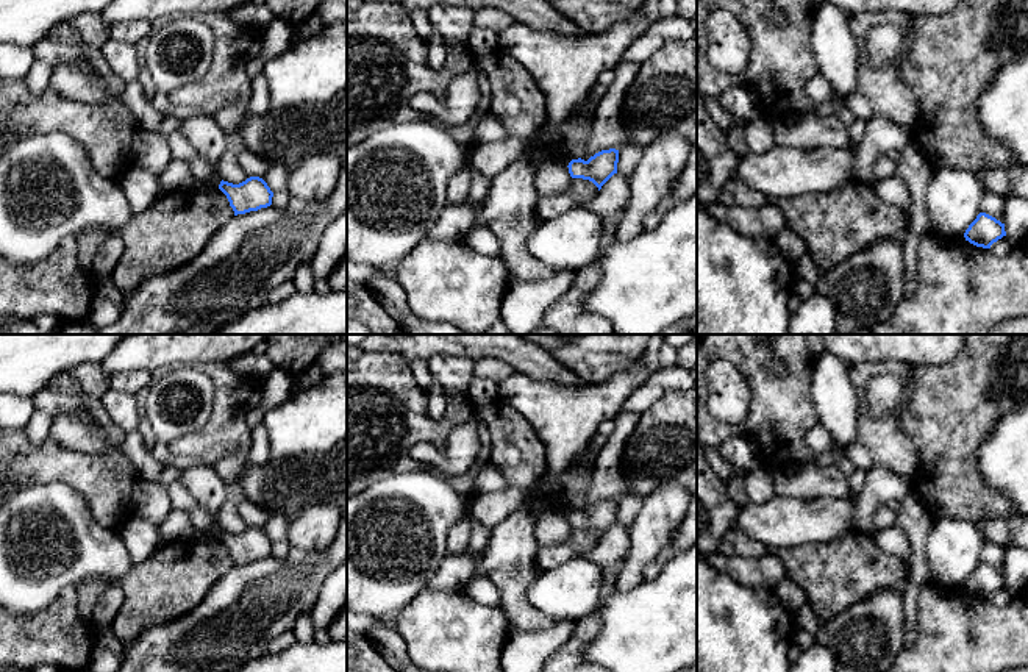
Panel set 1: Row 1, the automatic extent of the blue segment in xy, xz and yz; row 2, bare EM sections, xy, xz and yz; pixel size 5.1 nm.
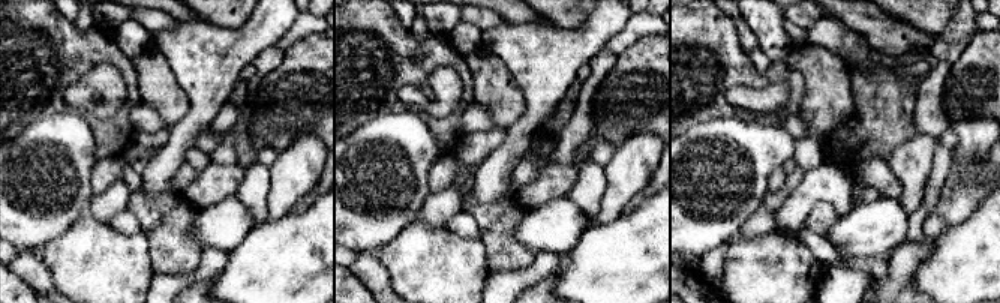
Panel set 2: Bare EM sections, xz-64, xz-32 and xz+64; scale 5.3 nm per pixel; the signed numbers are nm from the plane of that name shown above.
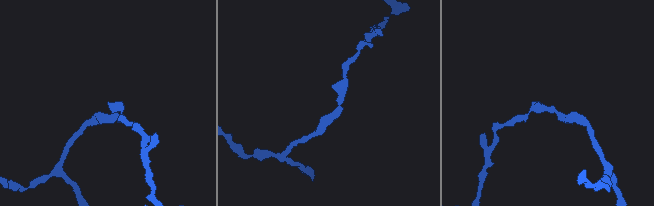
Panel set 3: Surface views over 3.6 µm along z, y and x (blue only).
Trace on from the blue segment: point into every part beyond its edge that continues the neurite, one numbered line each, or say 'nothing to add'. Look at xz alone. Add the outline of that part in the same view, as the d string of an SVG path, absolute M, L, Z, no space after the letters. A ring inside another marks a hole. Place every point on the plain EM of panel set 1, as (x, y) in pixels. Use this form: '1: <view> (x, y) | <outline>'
nothing to add

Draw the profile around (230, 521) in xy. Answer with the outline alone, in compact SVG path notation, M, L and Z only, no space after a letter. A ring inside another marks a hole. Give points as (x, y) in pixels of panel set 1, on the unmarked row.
M233 492L219 511L219 525L223 531L239 534L247 530L247 525L237 513L237 497Z

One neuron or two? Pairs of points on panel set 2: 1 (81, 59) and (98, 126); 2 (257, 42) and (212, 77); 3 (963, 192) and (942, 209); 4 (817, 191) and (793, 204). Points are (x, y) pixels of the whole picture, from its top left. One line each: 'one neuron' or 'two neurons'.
1: one neuron
2: one neuron
3: one neuron
4: one neuron

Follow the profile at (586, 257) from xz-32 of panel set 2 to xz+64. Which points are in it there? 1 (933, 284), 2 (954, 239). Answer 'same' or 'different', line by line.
1: same
2: same

